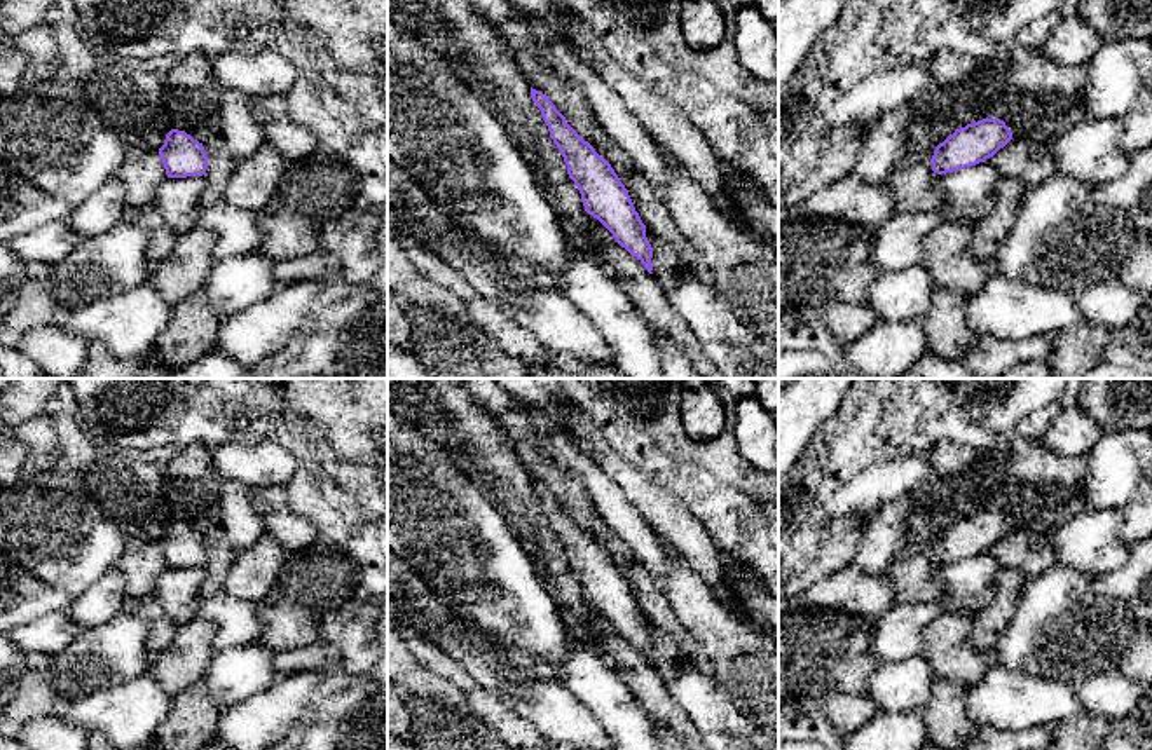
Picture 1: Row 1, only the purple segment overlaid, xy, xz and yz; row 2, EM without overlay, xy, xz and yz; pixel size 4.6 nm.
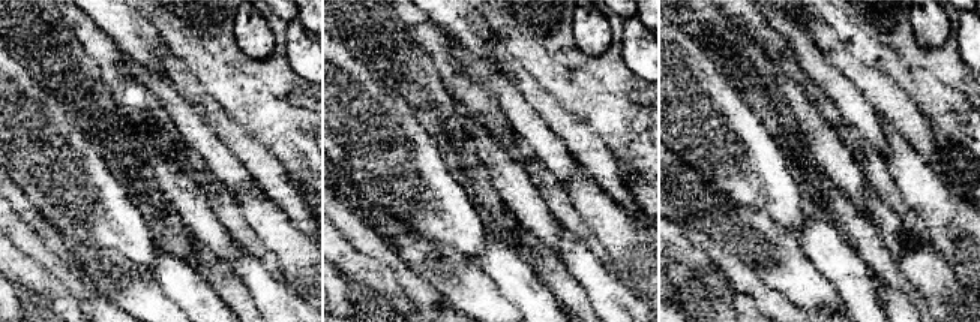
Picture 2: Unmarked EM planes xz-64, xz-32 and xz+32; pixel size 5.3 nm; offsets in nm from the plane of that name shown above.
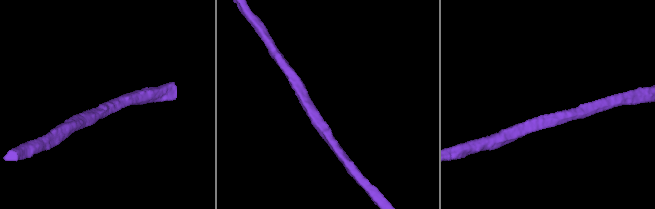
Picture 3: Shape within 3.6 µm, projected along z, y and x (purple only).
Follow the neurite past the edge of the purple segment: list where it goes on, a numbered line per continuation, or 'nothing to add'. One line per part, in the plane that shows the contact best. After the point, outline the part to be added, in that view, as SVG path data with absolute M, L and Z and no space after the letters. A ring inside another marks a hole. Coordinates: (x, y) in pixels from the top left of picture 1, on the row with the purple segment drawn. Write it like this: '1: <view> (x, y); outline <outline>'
nothing to add

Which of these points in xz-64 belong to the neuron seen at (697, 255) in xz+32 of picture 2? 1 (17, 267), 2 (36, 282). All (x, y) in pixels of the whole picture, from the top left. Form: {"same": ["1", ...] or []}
{"same": ["1", "2"]}

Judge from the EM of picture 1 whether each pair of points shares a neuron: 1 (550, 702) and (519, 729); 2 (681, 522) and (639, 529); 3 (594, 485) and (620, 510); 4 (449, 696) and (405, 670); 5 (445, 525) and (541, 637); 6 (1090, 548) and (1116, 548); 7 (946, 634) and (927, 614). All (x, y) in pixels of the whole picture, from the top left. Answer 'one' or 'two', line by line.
1: two
2: two
3: one
4: one
5: one
6: one
7: two

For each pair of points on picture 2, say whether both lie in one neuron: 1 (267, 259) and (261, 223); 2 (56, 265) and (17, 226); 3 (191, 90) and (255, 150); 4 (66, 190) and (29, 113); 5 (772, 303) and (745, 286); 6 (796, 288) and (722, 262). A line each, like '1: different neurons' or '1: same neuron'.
1: different neurons
2: same neuron
3: same neuron
4: same neuron
5: same neuron
6: different neurons

